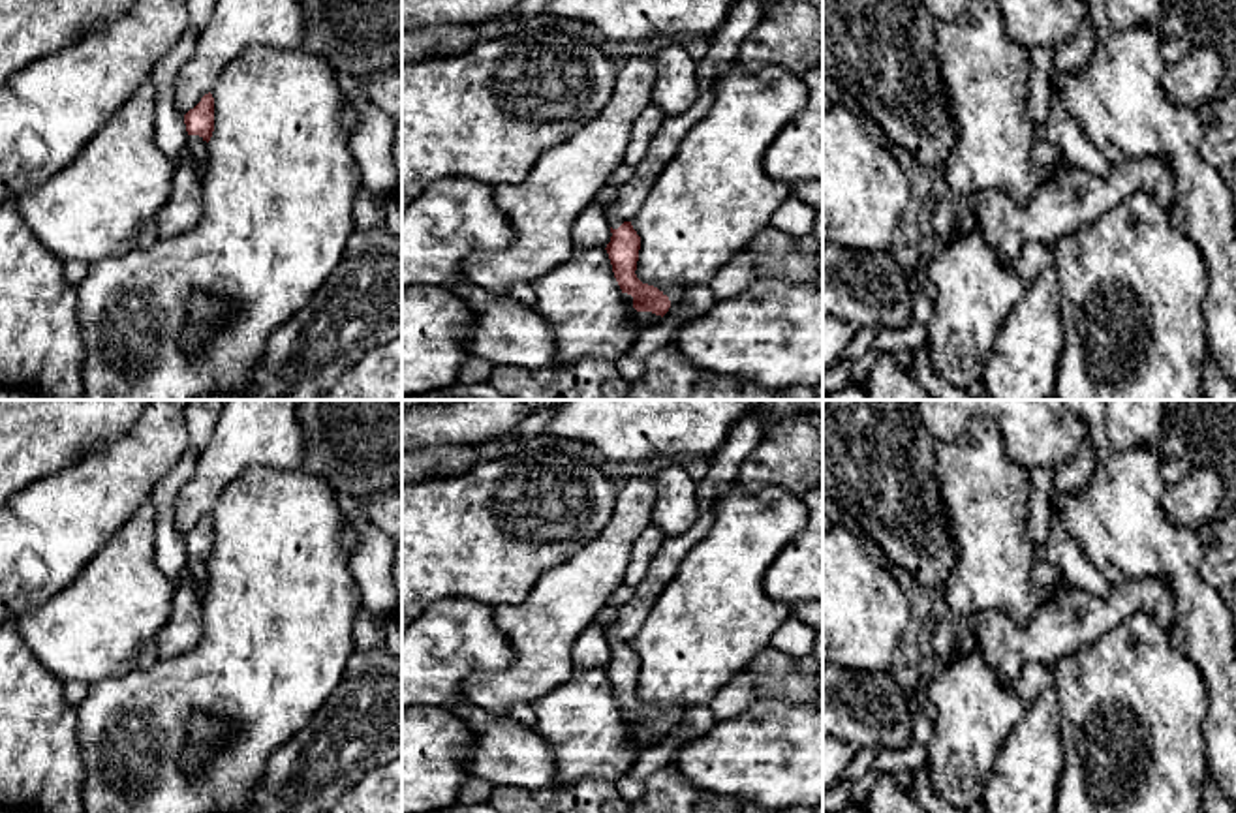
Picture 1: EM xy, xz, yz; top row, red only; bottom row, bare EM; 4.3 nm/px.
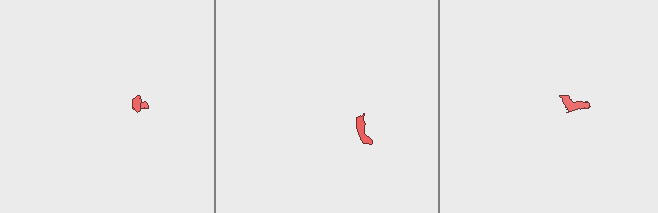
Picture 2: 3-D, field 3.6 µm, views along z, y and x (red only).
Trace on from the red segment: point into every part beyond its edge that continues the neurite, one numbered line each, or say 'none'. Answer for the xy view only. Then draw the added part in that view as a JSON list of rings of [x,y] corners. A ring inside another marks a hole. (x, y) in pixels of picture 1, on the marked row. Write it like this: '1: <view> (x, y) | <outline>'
1: xy (198, 147) | [[[188,135],[188,148],[192,156],[199,161],[205,163],[209,158],[209,143],[199,137],[199,135]]]

